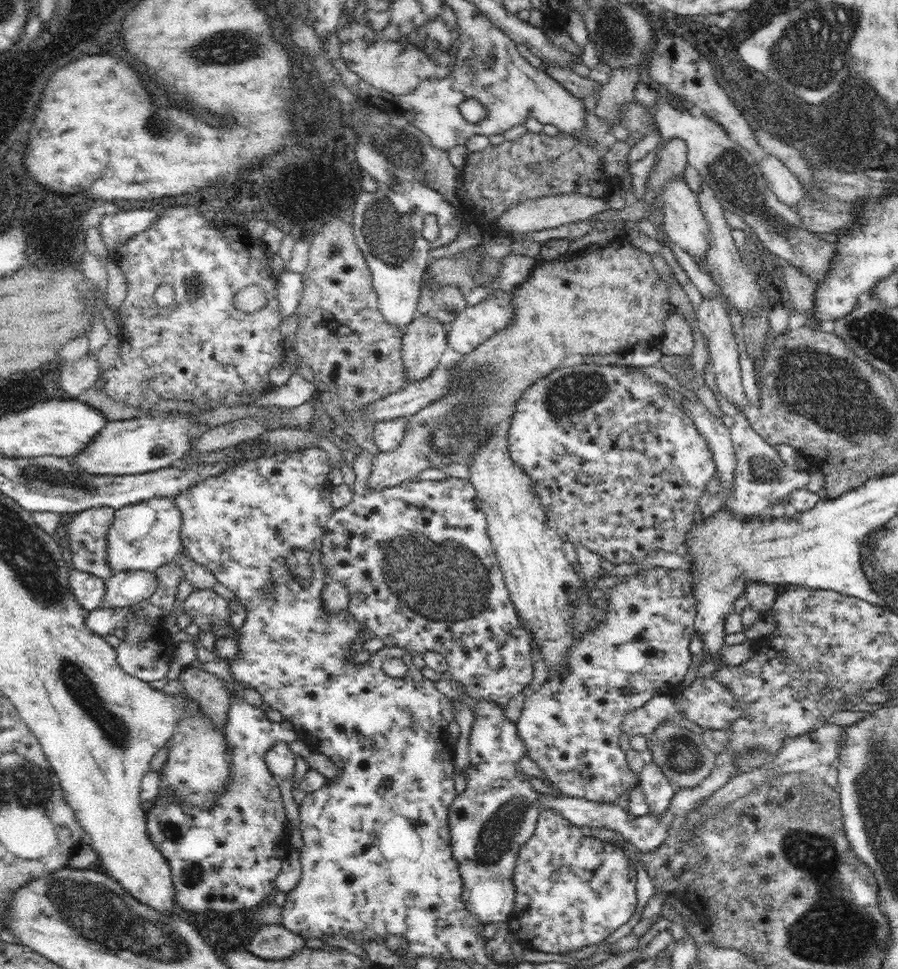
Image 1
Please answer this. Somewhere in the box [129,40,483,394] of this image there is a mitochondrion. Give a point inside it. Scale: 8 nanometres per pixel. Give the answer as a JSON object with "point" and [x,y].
{"point":[388,233]}

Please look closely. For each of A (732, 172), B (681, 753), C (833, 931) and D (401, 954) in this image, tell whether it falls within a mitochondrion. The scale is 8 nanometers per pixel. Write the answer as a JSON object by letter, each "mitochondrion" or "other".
{"A":"mitochondrion","B":"mitochondrion","C":"mitochondrion","D":"other"}

